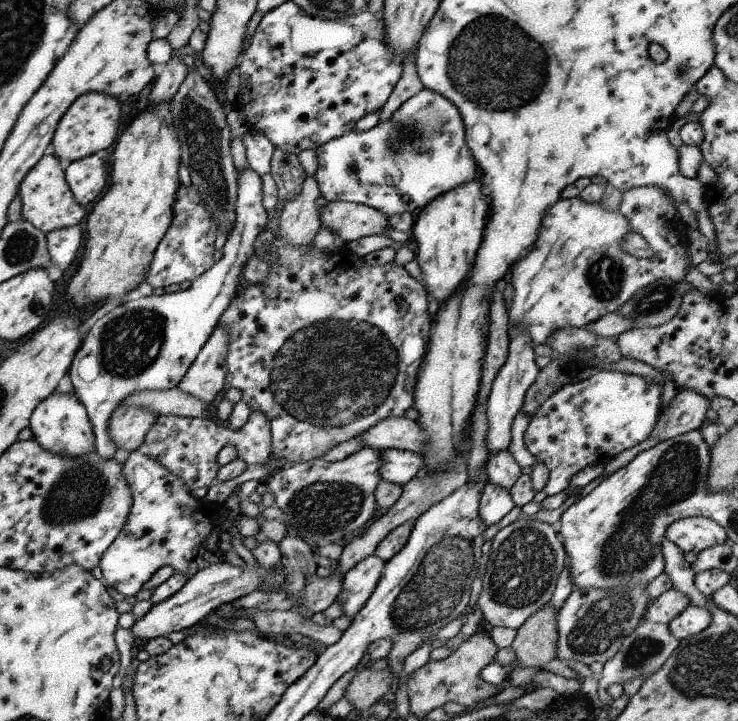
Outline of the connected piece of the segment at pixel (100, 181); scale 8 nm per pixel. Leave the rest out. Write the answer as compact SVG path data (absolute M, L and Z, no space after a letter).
M96 153L75 160L65 165L64 169L65 180L76 202L82 208L90 206L92 201L104 192L104 188L108 184L106 164Z

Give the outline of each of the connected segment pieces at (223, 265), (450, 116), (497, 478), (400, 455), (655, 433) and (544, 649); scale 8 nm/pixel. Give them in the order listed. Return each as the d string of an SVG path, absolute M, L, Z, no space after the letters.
M252 169L244 170L238 174L238 198L235 212L237 214L236 222L234 222L234 228L227 236L227 241L223 246L222 258L215 262L208 272L204 272L200 278L193 280L188 289L180 289L177 292L162 295L150 295L122 303L98 319L88 336L82 341L80 350L76 352L68 373L73 384L72 391L87 410L95 436L96 451L98 451L100 458L112 460L117 450L116 444L108 436L108 420L110 420L112 412L130 394L176 388L214 332L218 319L224 314L224 310L230 306L232 298L243 287L242 270L244 270L244 264L254 254L254 250L258 246L258 235L265 230L267 223L267 213L263 206L262 179Z
M424 88L402 103L390 120L380 122L366 132L348 132L317 148L318 170L313 177L320 196L328 202L340 200L366 205L387 216L404 212L415 216L436 196L480 177L479 166L466 144L465 134L464 122L456 105L440 93Z
M508 449L492 454L485 465L487 480L504 490L510 491L521 475L521 468Z
M388 449L380 452L380 476L401 487L424 469L424 458L417 452Z
M679 390L667 409L661 410L650 437L666 440L700 429L706 420L706 412L708 400L704 396L694 390Z
M546 604L517 629L511 644L516 654L516 667L539 668L557 656L556 618L558 618L558 610Z

